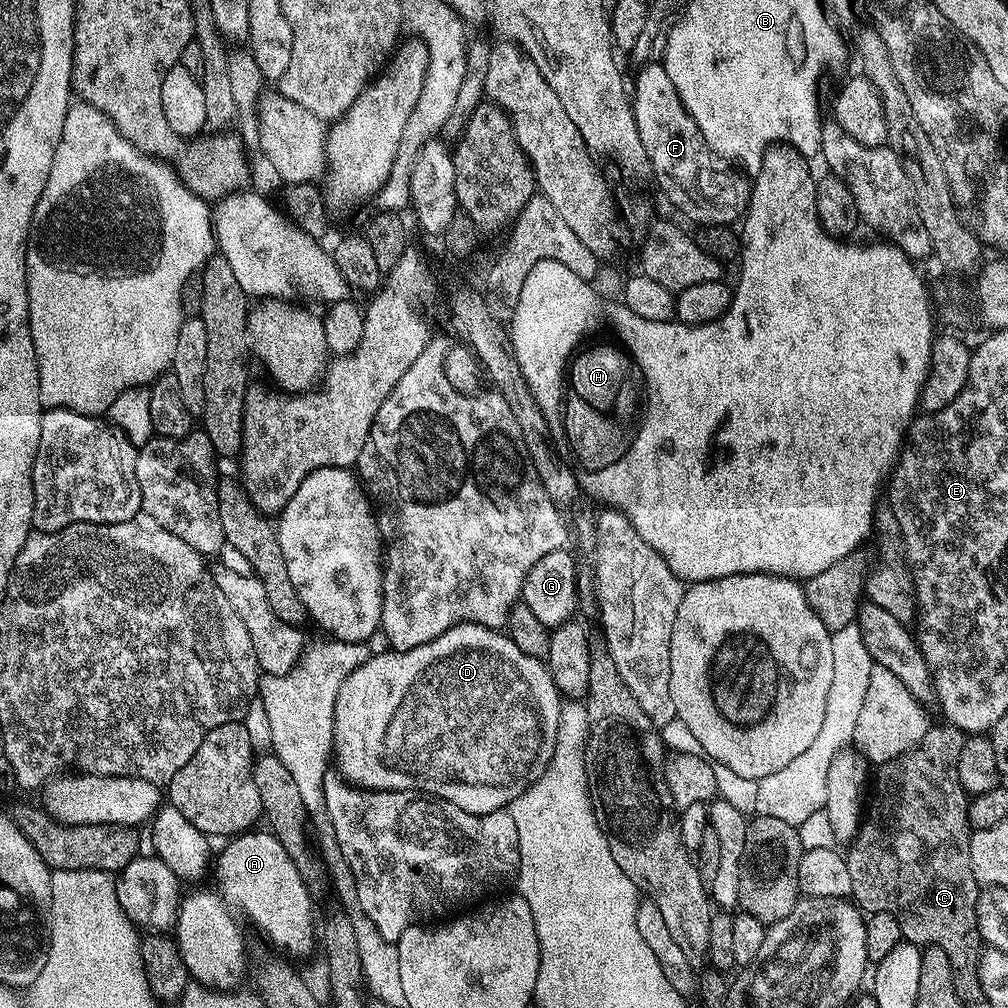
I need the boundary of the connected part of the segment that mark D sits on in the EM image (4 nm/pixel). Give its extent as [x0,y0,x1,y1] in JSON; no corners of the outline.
[332,624,562,814]

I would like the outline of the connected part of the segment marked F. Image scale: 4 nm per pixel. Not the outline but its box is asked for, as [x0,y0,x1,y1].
[631,62,750,226]

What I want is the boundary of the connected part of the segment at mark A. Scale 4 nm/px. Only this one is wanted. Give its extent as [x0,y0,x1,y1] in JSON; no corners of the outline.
[174,830,314,990]

